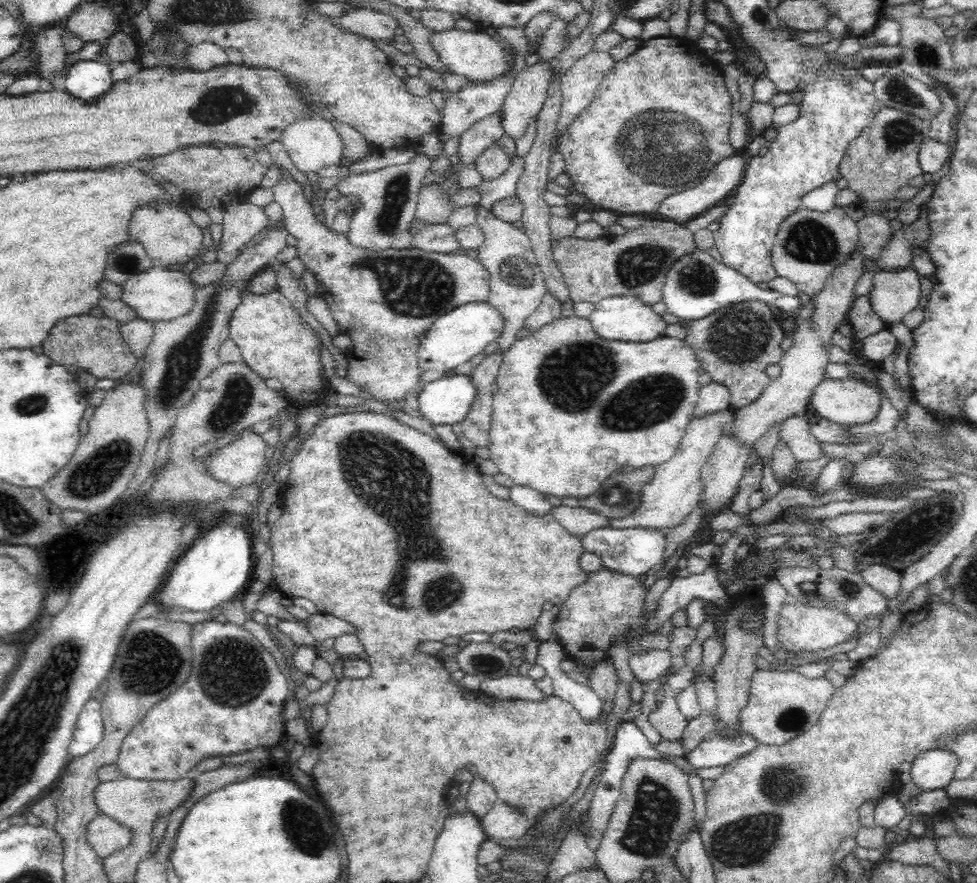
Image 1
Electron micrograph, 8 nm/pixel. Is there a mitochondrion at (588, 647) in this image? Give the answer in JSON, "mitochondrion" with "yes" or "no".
{"mitochondrion":"no"}

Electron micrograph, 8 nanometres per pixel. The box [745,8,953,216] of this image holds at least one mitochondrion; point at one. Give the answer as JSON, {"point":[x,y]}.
{"point":[899,132]}

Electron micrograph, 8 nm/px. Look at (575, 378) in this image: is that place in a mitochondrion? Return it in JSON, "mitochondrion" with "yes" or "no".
{"mitochondrion":"yes"}

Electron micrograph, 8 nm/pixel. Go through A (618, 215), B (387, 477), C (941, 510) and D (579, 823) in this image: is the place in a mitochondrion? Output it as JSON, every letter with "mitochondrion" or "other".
{"A":"other","B":"mitochondrion","C":"mitochondrion","D":"other"}

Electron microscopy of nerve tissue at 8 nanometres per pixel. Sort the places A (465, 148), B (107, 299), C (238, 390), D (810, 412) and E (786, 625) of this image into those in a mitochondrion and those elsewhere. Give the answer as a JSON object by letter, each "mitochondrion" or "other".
{"A":"other","B":"other","C":"mitochondrion","D":"other","E":"other"}

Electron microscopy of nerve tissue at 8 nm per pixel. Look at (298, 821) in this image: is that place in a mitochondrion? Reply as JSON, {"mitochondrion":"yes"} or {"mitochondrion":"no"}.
{"mitochondrion":"yes"}

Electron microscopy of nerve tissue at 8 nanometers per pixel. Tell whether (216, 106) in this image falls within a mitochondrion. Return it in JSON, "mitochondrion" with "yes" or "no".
{"mitochondrion":"yes"}

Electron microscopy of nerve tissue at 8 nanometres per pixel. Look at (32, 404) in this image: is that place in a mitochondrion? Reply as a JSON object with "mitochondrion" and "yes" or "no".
{"mitochondrion":"yes"}

